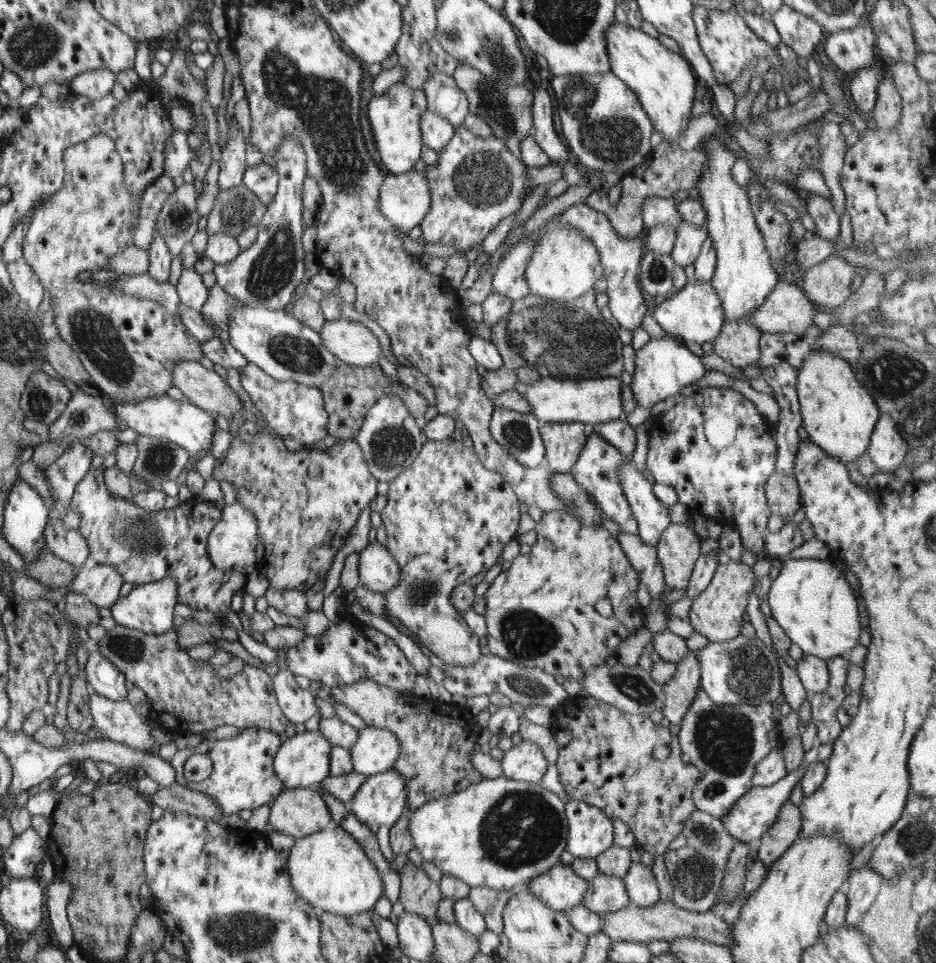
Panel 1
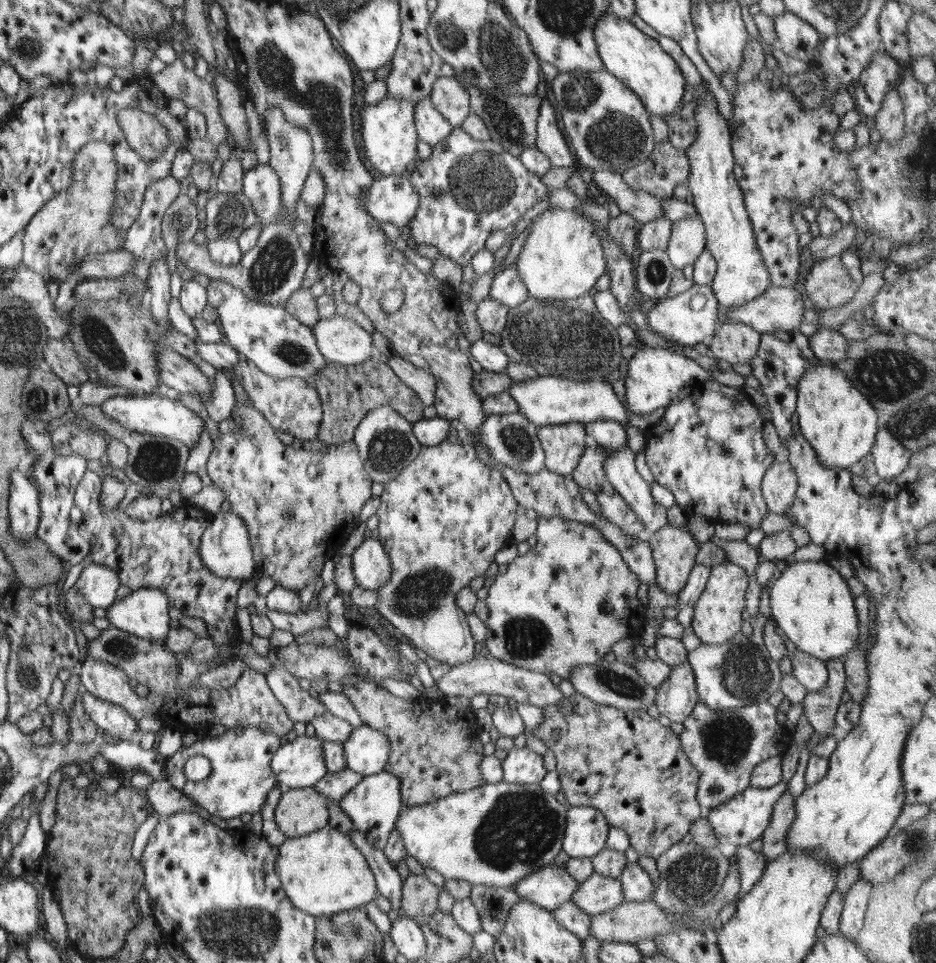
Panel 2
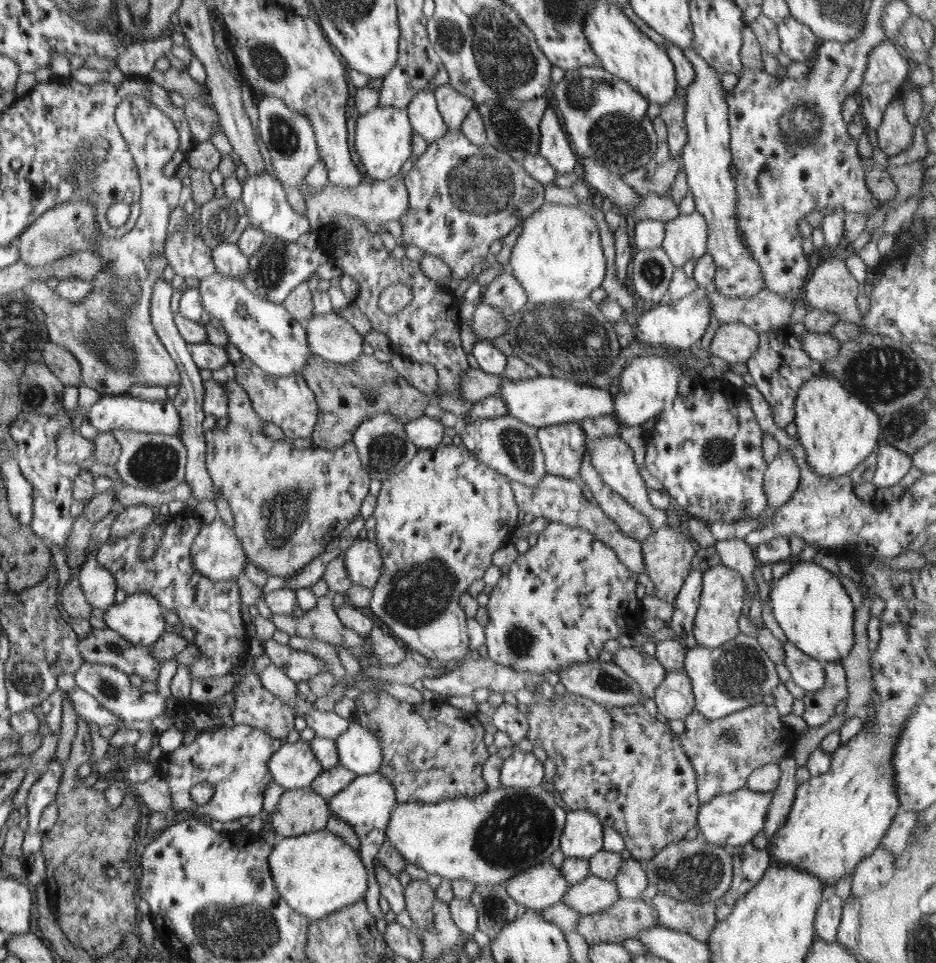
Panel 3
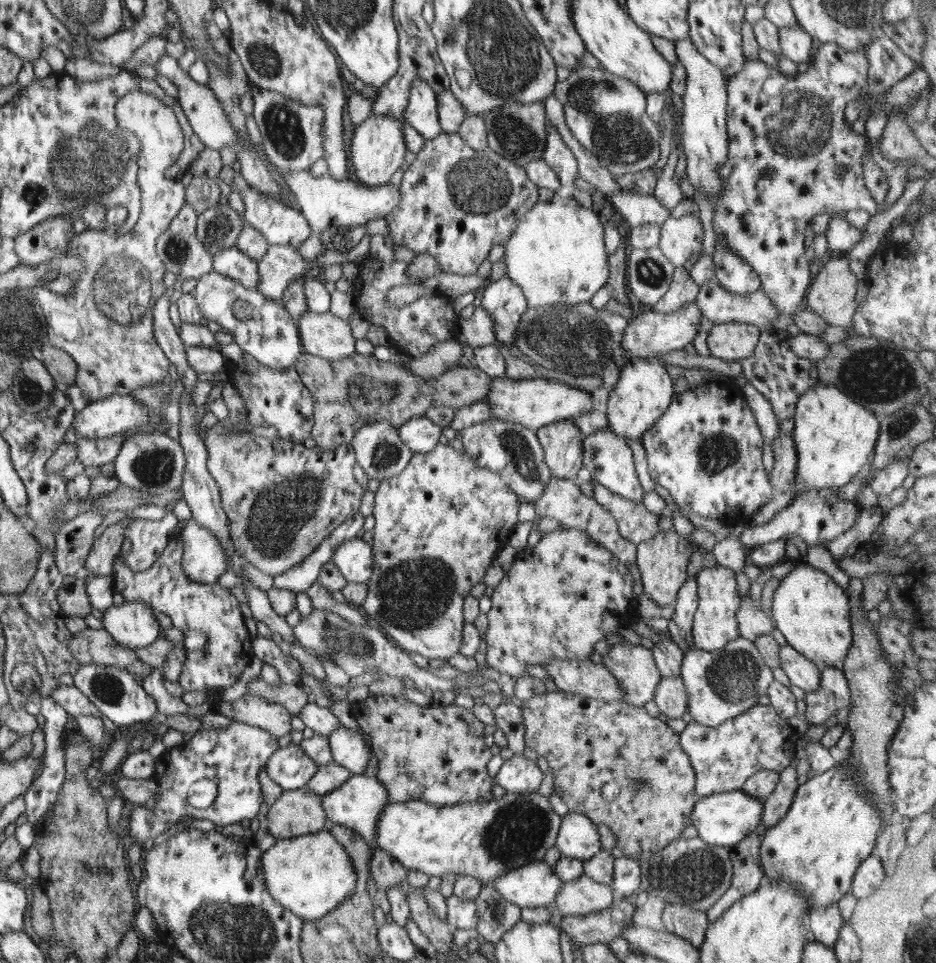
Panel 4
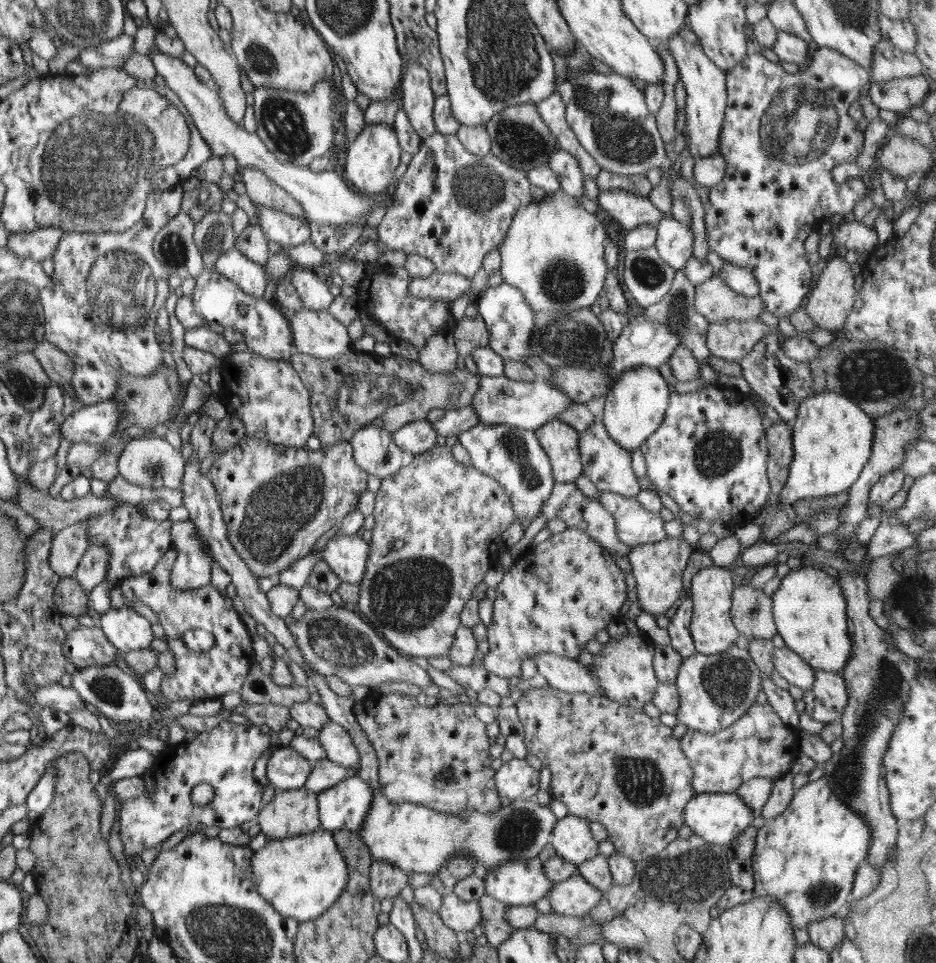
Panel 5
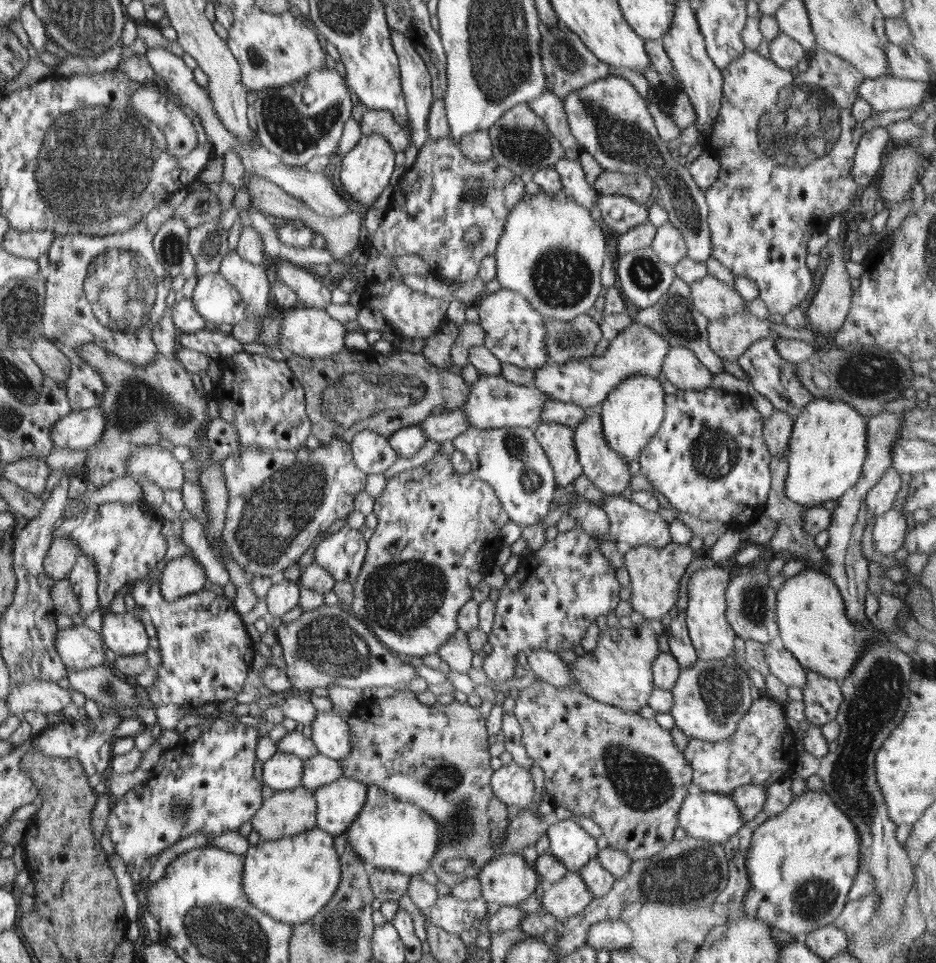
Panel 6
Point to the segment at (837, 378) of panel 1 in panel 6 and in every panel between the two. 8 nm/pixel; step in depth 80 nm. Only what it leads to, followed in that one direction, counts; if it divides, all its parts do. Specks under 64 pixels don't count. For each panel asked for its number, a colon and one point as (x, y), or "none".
2: (841, 424)
3: (837, 430)
4: (835, 436)
5: (832, 438)
6: (828, 445)

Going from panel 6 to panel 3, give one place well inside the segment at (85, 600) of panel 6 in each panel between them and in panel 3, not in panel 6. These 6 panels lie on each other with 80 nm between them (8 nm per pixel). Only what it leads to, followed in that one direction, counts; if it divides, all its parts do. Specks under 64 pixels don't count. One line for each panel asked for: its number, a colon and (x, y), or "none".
3: (136, 517)
4: (100, 560)
5: (93, 568)

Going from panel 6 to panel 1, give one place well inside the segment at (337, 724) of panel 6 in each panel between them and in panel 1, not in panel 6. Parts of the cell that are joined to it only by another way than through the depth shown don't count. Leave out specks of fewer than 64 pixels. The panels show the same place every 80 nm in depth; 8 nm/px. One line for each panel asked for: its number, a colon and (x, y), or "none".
1: (376, 750)
2: (366, 751)
3: (359, 751)
4: (348, 750)
5: (336, 741)

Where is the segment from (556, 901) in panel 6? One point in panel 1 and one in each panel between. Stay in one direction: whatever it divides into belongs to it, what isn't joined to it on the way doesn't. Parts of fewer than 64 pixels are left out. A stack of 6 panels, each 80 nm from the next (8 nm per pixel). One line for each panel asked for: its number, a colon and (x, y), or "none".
1: (605, 894)
2: (597, 894)
3: (593, 894)
4: (582, 896)
5: (576, 896)

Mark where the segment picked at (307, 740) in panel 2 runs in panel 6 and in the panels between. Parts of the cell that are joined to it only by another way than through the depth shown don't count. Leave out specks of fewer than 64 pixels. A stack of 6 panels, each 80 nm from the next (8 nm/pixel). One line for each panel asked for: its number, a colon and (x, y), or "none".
3: (293, 766)
4: (289, 767)
5: (286, 770)
6: (283, 772)

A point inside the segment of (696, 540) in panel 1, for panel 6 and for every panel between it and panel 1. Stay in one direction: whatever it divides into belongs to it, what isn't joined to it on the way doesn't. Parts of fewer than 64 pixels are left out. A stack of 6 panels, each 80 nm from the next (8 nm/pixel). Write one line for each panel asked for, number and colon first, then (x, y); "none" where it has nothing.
2: (674, 549)
3: (668, 554)
4: (662, 560)
5: (657, 567)
6: (655, 573)

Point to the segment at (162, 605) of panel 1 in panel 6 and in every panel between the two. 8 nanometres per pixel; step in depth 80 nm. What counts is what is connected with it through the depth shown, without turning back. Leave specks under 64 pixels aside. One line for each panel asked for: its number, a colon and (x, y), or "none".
2: (144, 613)
3: (139, 618)
4: (132, 623)
5: (127, 630)
6: (124, 635)

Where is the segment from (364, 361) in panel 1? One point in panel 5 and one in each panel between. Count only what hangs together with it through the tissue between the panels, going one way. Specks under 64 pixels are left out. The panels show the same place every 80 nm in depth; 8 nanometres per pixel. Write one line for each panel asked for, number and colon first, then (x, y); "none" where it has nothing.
2: (341, 340)
3: (330, 336)
4: (323, 335)
5: (317, 333)

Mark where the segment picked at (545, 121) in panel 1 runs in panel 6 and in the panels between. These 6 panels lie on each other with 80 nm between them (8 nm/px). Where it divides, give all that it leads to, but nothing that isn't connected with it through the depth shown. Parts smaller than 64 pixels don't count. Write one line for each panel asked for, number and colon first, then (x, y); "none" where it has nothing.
2: (549, 140)
3: (553, 146)
4: (560, 157)
5: (567, 168)
6: (574, 185)

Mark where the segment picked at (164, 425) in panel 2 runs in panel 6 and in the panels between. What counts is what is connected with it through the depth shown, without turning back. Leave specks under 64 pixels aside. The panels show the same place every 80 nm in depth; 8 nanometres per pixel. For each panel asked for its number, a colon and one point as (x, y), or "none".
3: (114, 412)
4: (112, 415)
5: (94, 424)
6: (81, 429)

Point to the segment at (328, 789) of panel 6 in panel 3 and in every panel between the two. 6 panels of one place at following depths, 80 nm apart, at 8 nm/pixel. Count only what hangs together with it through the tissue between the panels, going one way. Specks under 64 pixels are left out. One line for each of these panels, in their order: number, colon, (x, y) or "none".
3: (367, 803)
4: (358, 803)
5: (345, 806)

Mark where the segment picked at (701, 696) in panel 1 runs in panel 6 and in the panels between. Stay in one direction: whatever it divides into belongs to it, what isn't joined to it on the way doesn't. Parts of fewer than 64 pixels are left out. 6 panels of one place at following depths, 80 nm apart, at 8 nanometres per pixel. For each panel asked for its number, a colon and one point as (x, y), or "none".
2: (725, 747)
3: (723, 753)
4: (723, 758)
5: (759, 745)
6: (757, 754)

